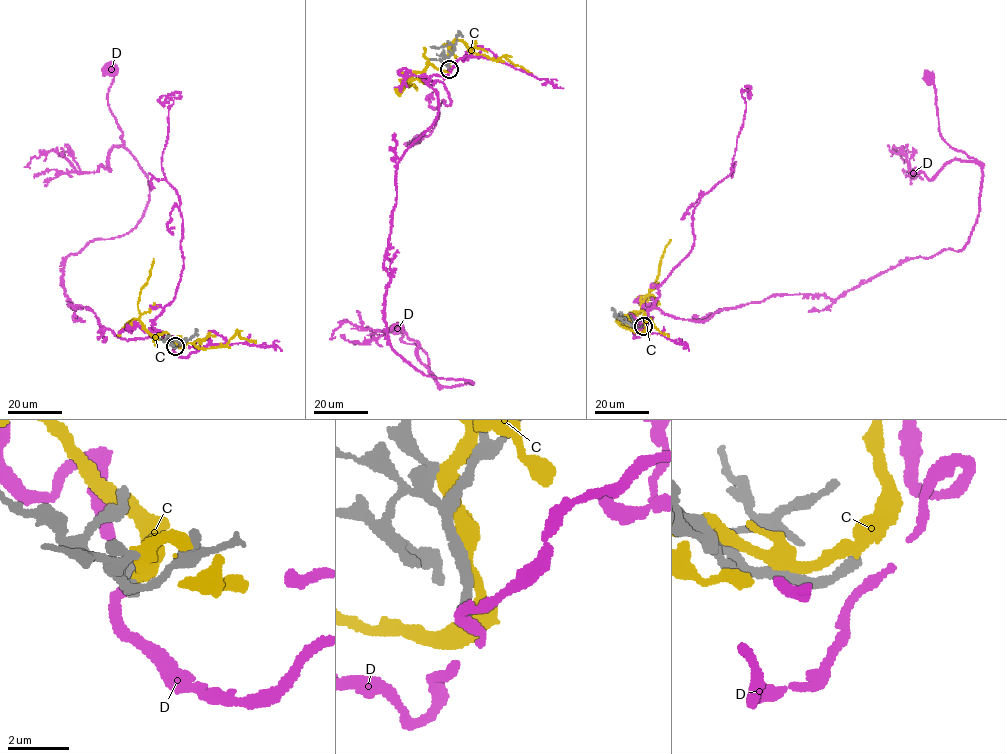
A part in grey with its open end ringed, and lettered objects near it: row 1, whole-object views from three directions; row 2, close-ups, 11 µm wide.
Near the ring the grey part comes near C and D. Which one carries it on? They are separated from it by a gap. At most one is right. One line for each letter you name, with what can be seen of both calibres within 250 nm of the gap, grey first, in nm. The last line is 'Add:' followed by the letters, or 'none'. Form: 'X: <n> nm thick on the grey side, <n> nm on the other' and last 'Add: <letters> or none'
D: 360 nm thick on the grey side, 400 nm on the other
Add: D

